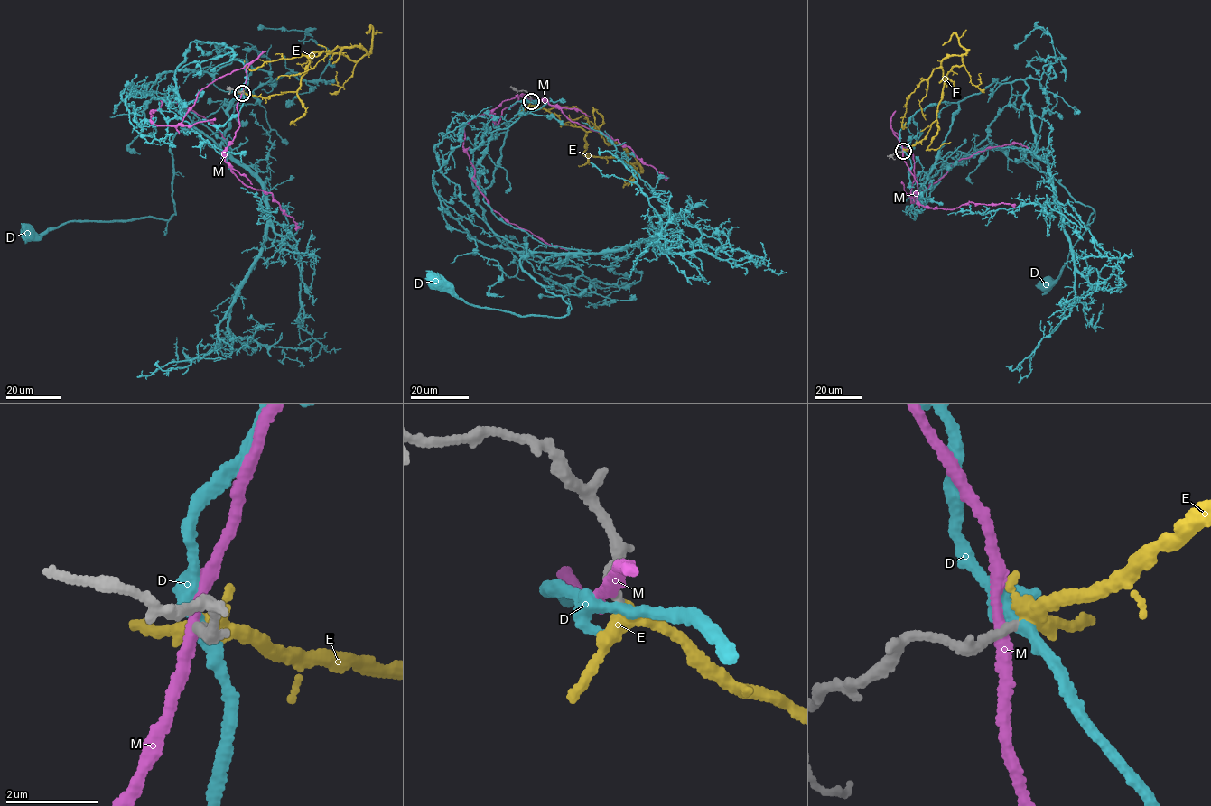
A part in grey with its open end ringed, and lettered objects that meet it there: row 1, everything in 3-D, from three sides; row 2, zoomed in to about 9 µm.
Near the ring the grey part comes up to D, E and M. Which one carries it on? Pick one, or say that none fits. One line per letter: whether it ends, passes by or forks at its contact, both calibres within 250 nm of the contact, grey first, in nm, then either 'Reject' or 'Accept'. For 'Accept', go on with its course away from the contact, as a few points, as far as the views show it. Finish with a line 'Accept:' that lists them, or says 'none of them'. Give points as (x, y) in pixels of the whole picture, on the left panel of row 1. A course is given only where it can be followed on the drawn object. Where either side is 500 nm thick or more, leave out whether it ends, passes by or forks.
D: It forks there. Thickness 200 nm (grey) against 240 nm. Reject
E: It passes by. Thickness 200 nm (grey) against 320 nm. Accept. Its course: (242, 93), (294, 92), (312, 53), (357, 61), (367, 53), (336, 47), (251, 70), (244, 60)
M: It passes by. Thickness 280 nm (grey) against 240 nm. Reject
Accept: E

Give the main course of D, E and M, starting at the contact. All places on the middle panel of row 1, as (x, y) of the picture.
D: (530, 101), (477, 202), (507, 247), (559, 267), (566, 254), (520, 265), (568, 313), (474, 306), (436, 282)
E: (530, 101), (583, 128), (585, 154), (637, 162), (617, 143), (606, 143), (579, 109), (533, 105), (518, 116)
M: (530, 100), (520, 96), (494, 125), (490, 113), (472, 118), (462, 144), (492, 209), (567, 250)

